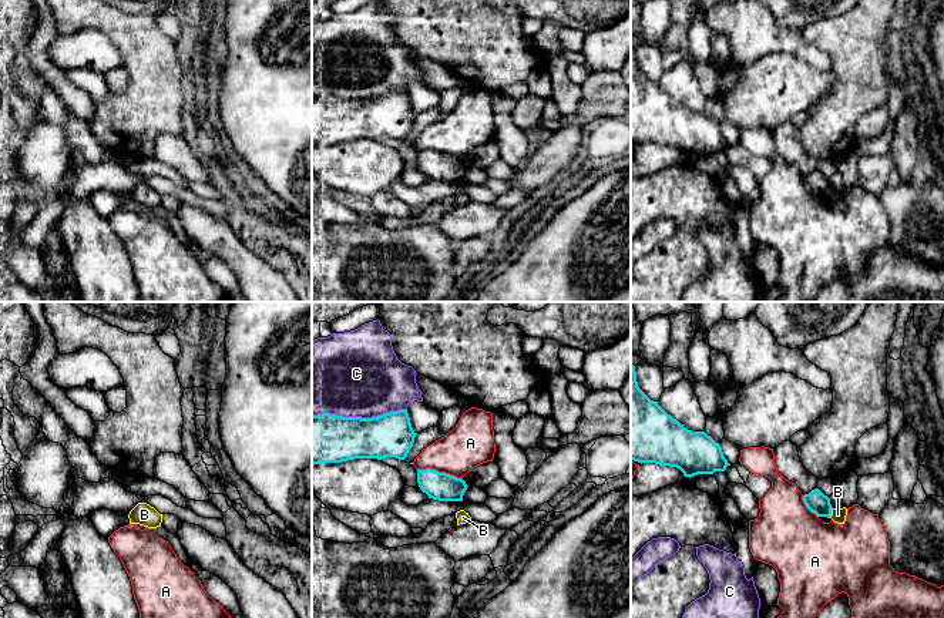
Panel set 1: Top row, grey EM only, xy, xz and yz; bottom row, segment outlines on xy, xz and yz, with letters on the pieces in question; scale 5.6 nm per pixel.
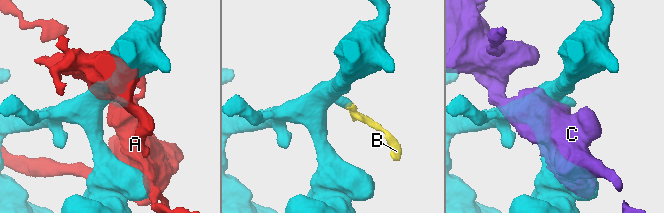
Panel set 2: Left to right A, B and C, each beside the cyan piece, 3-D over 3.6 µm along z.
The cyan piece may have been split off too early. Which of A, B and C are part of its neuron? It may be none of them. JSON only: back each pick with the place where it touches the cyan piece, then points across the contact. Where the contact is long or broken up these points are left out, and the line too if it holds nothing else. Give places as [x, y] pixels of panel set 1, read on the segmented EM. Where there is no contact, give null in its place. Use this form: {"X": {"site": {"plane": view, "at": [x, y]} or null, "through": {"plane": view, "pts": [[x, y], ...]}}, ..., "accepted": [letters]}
{"accepted": []}

